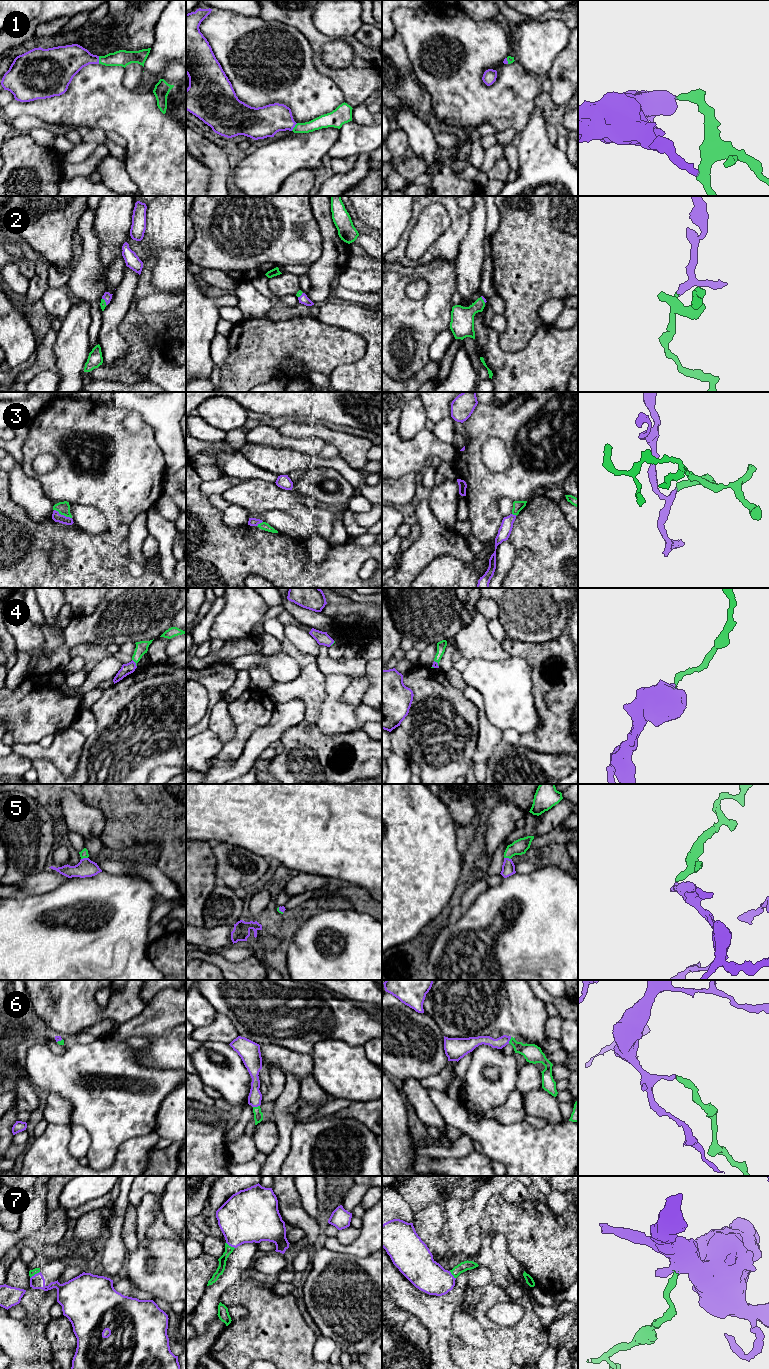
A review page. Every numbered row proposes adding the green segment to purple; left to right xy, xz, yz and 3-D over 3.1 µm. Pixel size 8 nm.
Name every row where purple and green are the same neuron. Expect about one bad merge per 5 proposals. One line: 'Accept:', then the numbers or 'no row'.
Accept: 1, 2, 3, 4, 5, 6, 7

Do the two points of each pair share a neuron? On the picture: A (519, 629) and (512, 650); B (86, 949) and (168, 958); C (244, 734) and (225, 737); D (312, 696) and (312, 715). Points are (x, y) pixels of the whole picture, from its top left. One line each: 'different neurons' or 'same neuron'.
A: different neurons
B: different neurons
C: different neurons
D: same neuron

